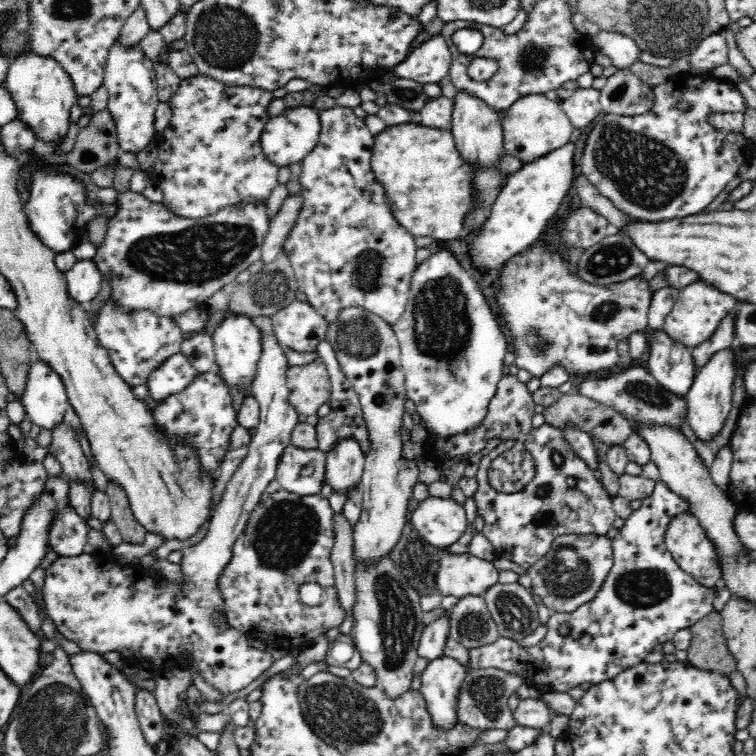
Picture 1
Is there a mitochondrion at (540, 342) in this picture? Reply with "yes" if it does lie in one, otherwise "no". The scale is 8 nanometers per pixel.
yes

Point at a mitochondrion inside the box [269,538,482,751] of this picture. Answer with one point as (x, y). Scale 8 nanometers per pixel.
(343, 714)

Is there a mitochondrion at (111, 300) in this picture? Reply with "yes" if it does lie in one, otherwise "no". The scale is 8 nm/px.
no

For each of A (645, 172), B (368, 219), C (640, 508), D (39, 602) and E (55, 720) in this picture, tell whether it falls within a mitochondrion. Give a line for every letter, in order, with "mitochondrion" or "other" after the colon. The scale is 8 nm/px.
A: mitochondrion
B: other
C: other
D: other
E: mitochondrion

